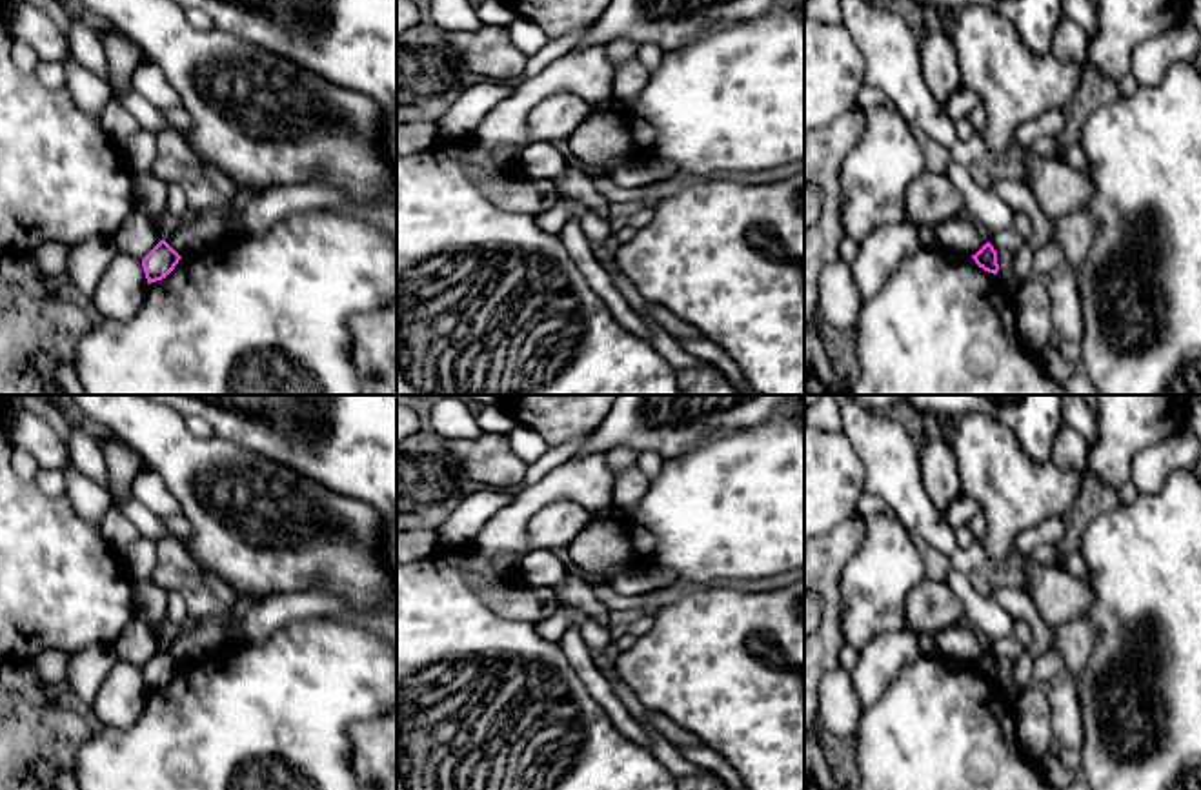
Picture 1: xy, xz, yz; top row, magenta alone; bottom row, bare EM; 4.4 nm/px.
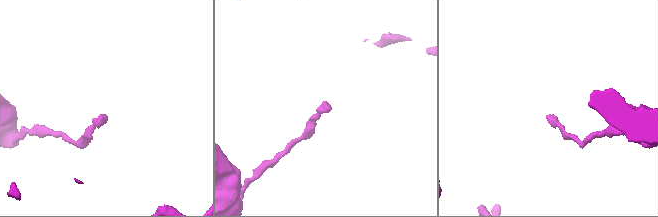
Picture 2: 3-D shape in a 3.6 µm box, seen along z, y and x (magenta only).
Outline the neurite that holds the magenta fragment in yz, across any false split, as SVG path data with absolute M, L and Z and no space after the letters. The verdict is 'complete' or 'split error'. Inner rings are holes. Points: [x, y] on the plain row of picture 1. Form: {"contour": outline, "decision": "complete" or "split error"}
{"contour": "M986 650L975 663L972 663L972 666L984 679L997 683L999 679L997 659L990 650Z", "decision": "complete"}

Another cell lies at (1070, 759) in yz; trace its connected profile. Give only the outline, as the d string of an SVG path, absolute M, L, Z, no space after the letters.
M1061 748L1059 761L1072 777L1081 777L1081 752Z

